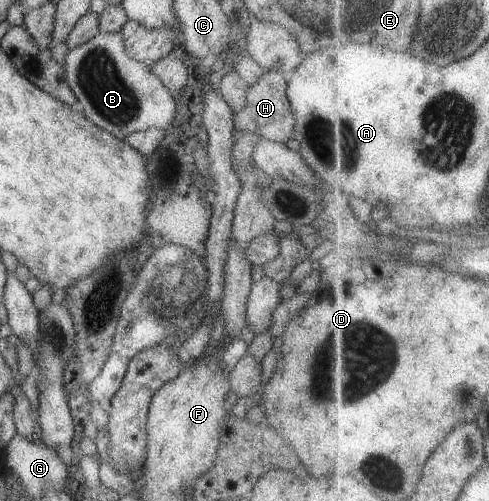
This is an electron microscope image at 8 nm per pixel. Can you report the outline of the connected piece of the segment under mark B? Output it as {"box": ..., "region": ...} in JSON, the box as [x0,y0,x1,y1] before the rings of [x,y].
{"box":[62,31,176,140],"region":[[[98,31],[85,43],[67,51],[64,61],[62,68],[68,86],[81,103],[82,114],[93,125],[119,140],[133,132],[172,127],[176,95],[168,91],[149,67],[125,53],[120,32]]]}

